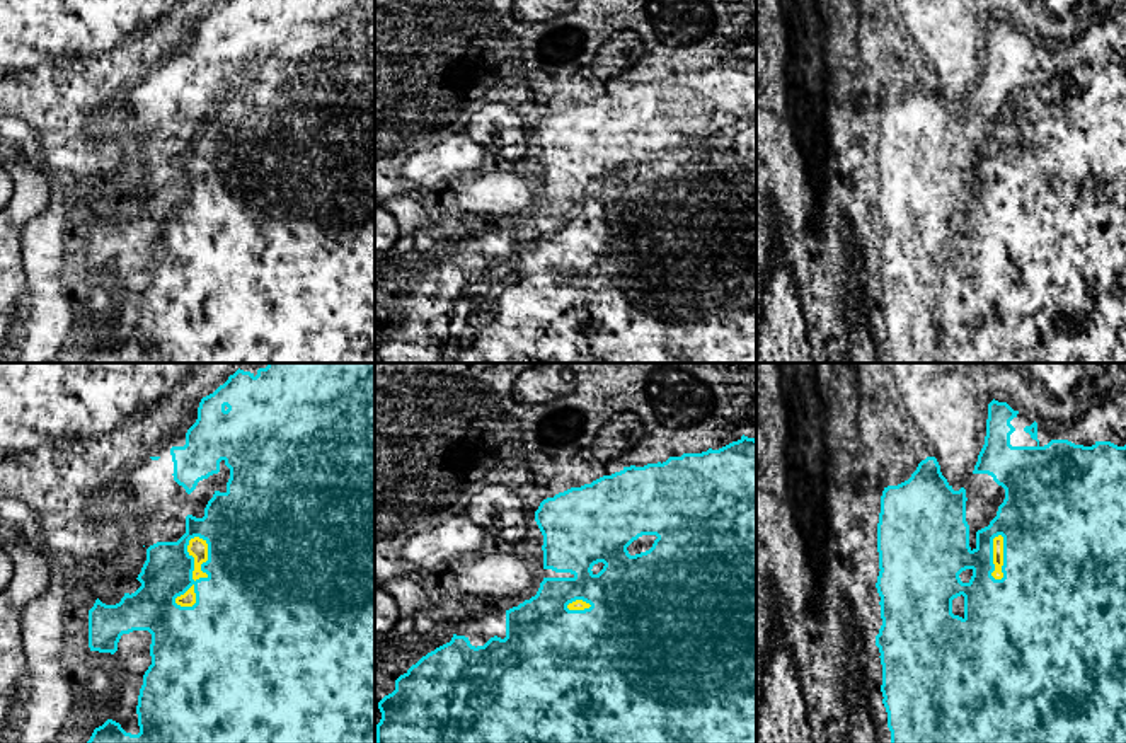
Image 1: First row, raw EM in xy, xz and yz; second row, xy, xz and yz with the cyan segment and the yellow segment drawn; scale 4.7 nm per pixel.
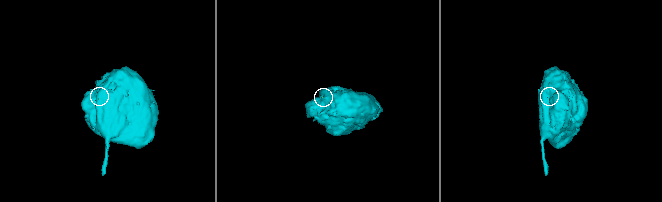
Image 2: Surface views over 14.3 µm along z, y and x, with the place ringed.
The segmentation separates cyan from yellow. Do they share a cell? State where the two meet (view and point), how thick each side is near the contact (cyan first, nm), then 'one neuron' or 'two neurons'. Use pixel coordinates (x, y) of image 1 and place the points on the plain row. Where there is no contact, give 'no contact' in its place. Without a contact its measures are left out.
meets cyan in xy at (193, 188); 380 nm thick on the cyan side, 90 nm on the other; one neuron

